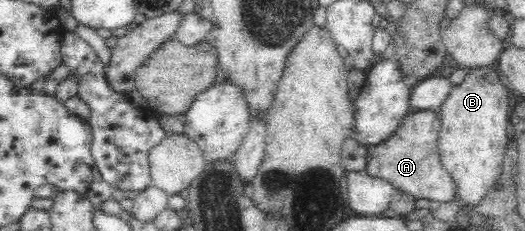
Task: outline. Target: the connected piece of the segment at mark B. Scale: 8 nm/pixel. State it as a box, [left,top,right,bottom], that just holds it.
[438,67,509,206]

